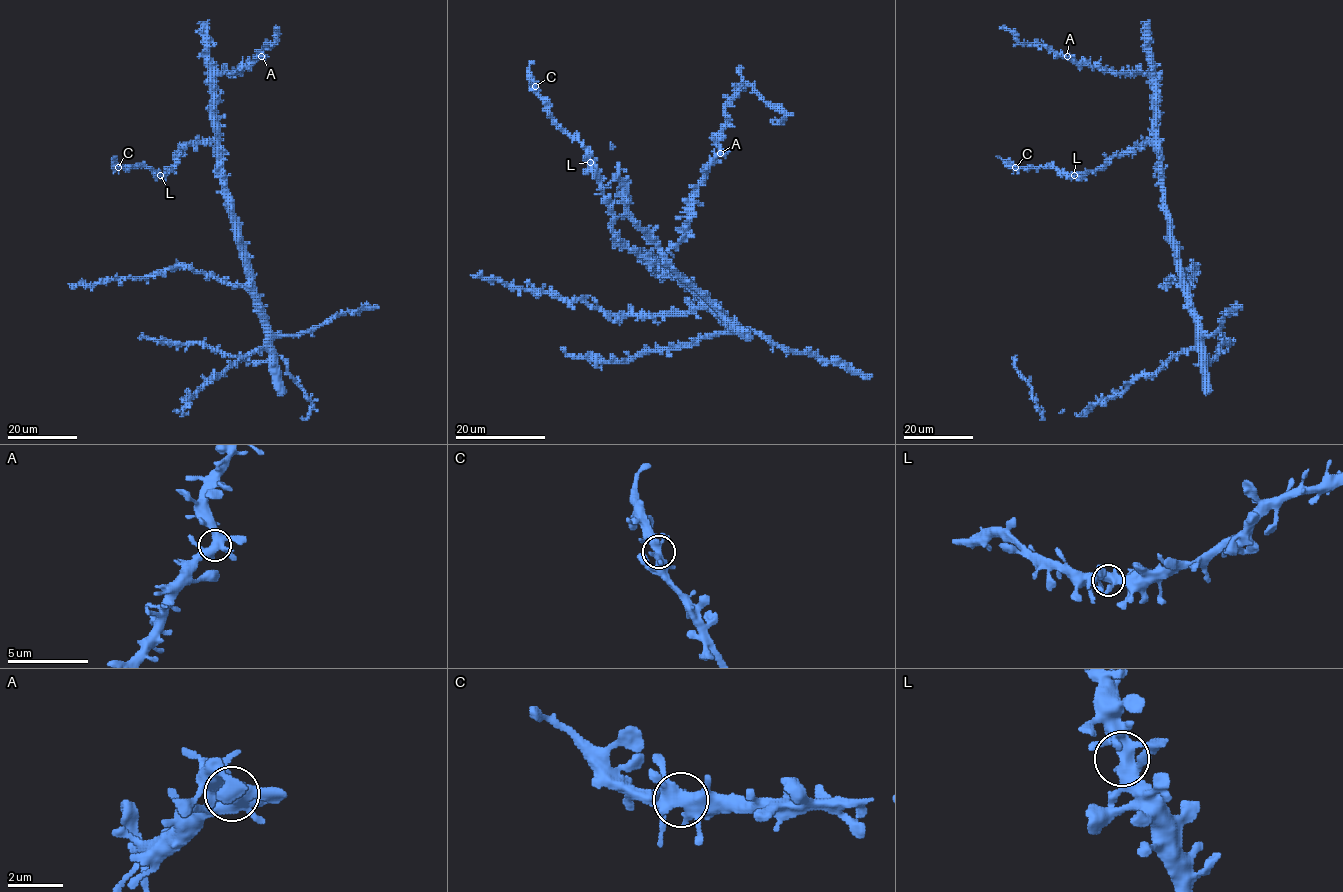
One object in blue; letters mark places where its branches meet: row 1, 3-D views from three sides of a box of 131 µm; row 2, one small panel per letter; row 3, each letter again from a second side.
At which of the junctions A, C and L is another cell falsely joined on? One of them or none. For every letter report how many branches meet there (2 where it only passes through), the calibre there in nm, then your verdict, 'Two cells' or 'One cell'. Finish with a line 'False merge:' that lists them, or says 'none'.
A: Branches: 7. Thickness 480 nm. One cell
C: Branches: 6. Thickness 480 nm. One cell
L: Branches: 6. Thickness 460 nm. One cell
False merge: none

